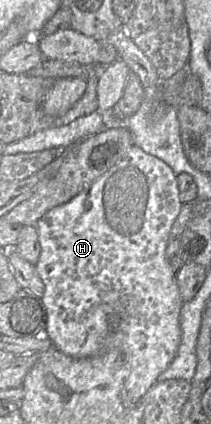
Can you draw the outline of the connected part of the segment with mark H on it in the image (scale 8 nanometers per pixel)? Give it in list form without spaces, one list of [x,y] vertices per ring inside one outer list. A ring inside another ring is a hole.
[[[131,145],[128,148],[128,150],[125,152],[125,154],[106,173],[104,173],[102,176],[96,179],[92,184],[84,188],[79,194],[77,194],[67,203],[56,206],[52,208],[51,210],[49,210],[48,212],[46,212],[35,224],[35,227],[38,233],[40,247],[41,247],[39,259],[37,263],[35,264],[35,268],[36,268],[37,274],[39,275],[40,279],[42,280],[44,284],[44,294],[42,296],[42,301],[47,310],[47,322],[46,322],[45,335],[51,340],[52,345],[55,348],[60,350],[62,353],[70,357],[74,357],[74,358],[89,358],[89,357],[93,357],[100,354],[104,350],[104,345],[105,345],[106,340],[111,337],[113,339],[113,343],[121,351],[123,355],[123,359],[124,359],[125,377],[124,377],[124,384],[123,384],[123,389],[122,389],[122,399],[127,407],[132,407],[138,404],[142,396],[158,381],[160,374],[163,373],[168,368],[168,366],[174,359],[177,353],[179,344],[181,342],[182,333],[181,333],[181,327],[180,327],[180,310],[184,302],[181,298],[180,291],[176,282],[176,272],[173,270],[166,256],[166,248],[167,248],[168,237],[169,237],[172,225],[177,219],[182,207],[183,207],[183,203],[181,202],[180,196],[179,196],[177,175],[173,172],[171,167],[168,166],[161,159],[144,152],[138,146]]]

